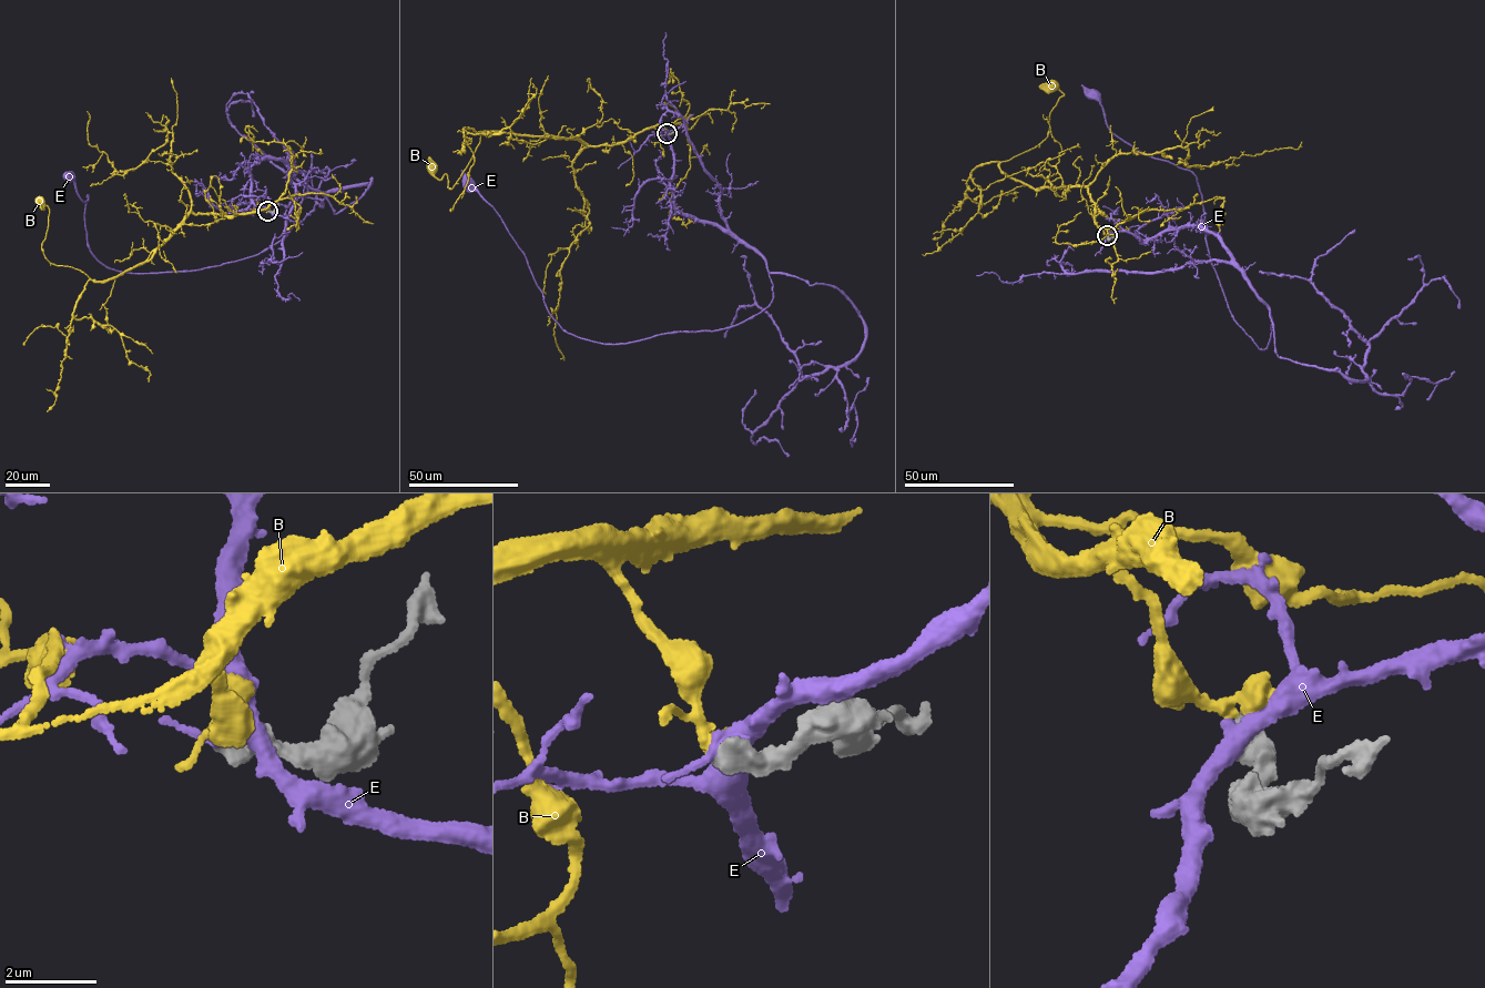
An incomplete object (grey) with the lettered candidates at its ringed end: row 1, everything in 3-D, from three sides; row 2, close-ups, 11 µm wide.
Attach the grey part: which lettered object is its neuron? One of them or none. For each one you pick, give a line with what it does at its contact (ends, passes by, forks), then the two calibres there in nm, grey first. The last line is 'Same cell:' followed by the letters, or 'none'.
B: It forks there. Thickness 480 nm (grey) against 170 nm
Same cell: B

